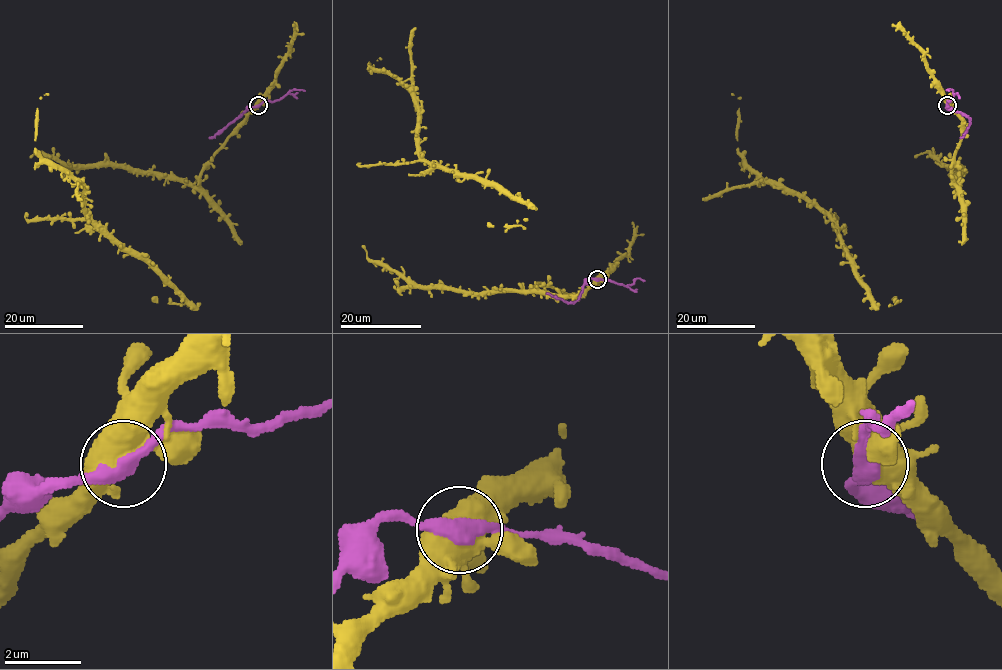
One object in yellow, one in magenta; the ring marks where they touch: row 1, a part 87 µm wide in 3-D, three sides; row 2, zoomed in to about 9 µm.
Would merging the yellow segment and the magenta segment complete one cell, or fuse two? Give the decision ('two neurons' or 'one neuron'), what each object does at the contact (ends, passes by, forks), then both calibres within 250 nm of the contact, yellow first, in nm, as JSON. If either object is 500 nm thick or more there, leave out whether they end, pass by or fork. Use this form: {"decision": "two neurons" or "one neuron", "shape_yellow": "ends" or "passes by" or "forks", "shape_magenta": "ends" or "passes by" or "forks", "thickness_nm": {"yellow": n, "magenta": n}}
{"decision": "two neurons", "shape_yellow": "forks", "shape_magenta": "passes by", "thickness_nm": {"yellow": 480, "magenta": 360}}

